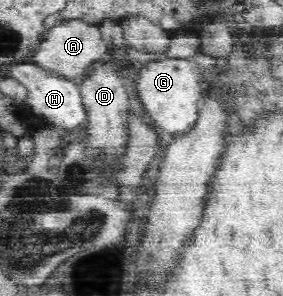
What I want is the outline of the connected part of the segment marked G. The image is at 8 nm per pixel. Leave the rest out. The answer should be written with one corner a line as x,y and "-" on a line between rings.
196,53
186,57
160,56
157,61
148,61
134,77
137,78
135,88
138,97
146,109
148,121
158,130
168,133
186,132
192,128
197,119
197,111
206,95
206,89
200,75
204,71
218,68
219,59
209,55

